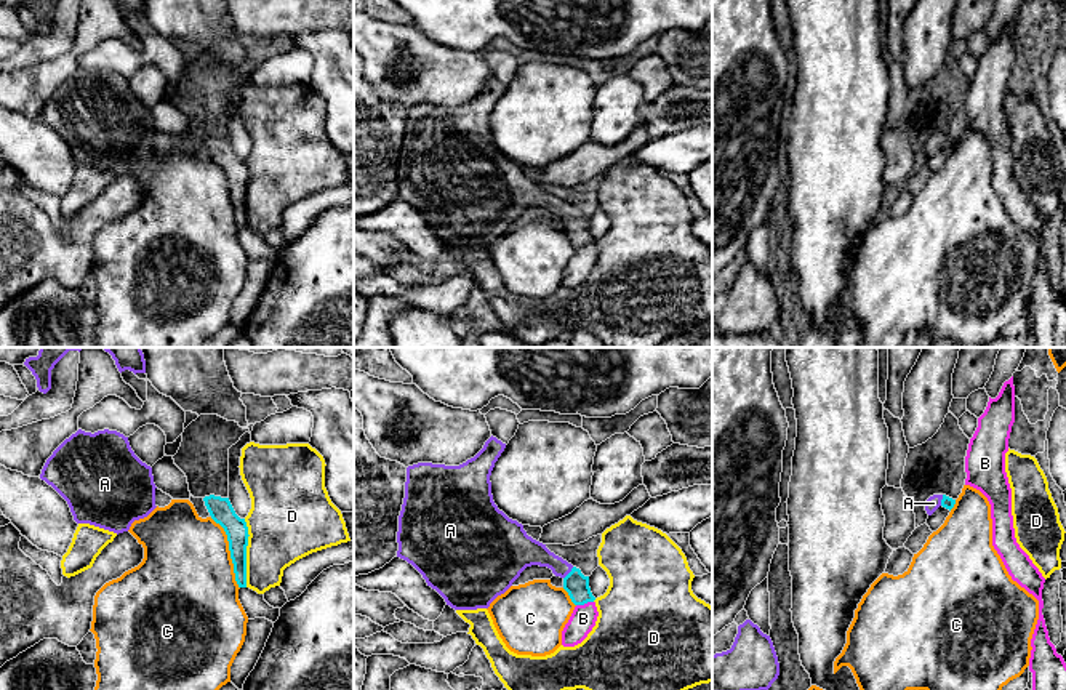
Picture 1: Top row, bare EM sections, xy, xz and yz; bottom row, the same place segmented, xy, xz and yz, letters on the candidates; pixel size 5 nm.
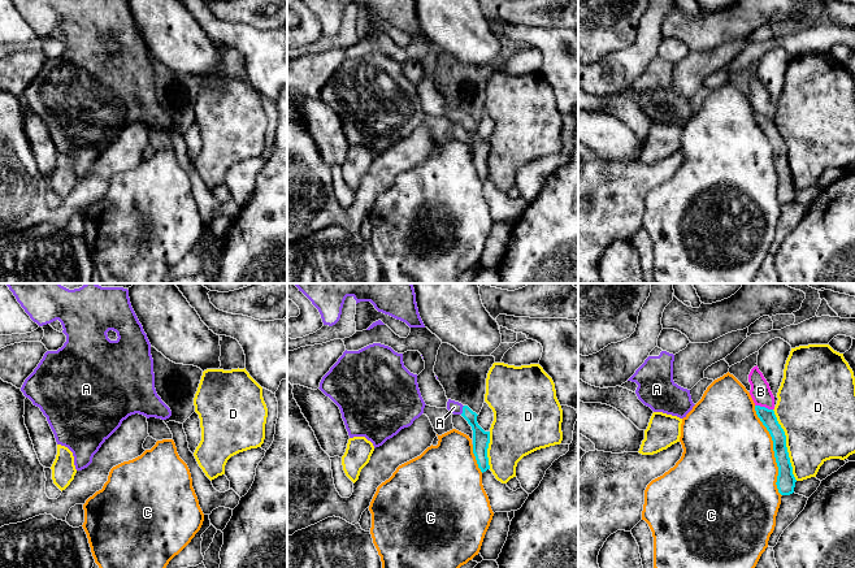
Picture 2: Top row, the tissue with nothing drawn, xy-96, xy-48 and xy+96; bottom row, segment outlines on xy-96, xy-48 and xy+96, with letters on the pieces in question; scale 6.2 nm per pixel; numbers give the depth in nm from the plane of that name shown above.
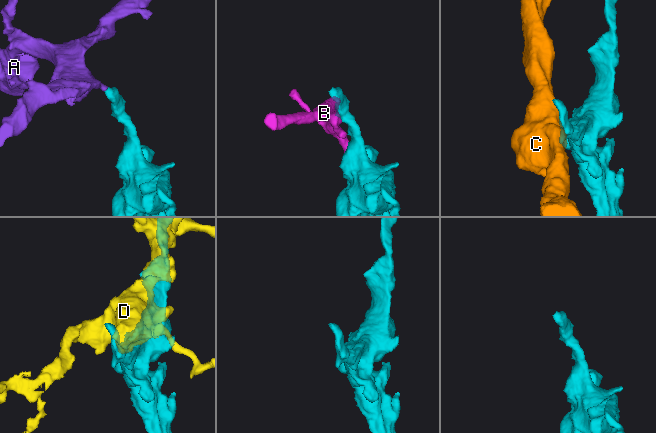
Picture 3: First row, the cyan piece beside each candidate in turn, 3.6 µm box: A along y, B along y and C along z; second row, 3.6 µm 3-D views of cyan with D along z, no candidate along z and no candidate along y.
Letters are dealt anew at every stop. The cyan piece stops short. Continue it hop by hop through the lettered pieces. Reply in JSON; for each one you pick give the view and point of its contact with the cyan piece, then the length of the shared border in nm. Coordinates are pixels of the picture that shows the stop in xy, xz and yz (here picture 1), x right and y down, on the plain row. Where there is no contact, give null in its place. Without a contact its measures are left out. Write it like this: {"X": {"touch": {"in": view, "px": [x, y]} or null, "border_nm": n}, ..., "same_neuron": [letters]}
{"A": {"touch": {"in": "xz", "px": [569, 215]}, "border_nm": 80}, "same_neuron": ["A"]}

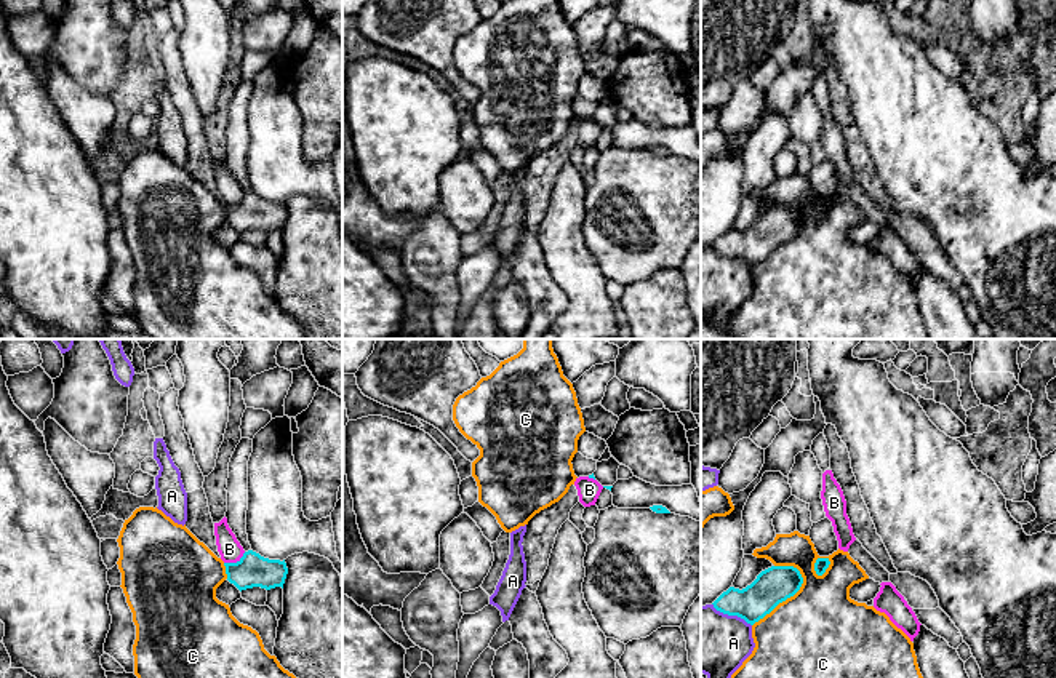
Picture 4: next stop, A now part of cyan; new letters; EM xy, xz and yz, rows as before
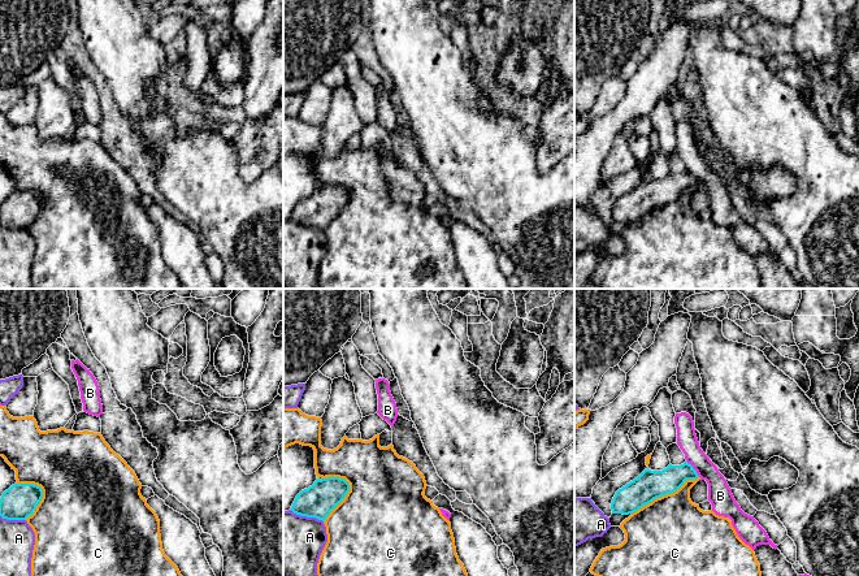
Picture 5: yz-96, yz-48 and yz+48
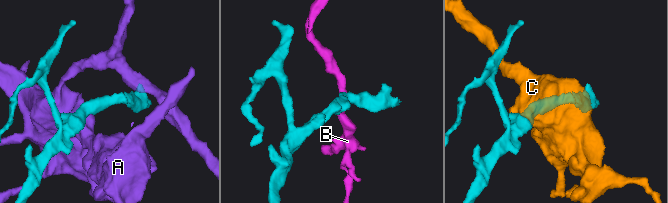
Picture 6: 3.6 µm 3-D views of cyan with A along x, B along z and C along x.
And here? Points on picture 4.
{"same_neuron": []}

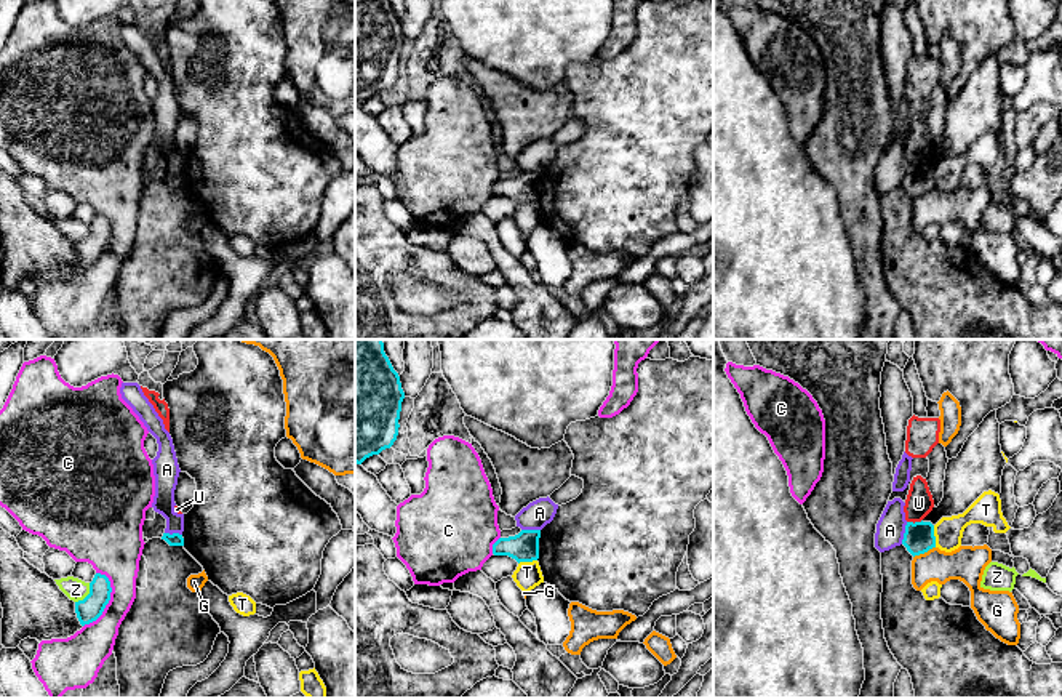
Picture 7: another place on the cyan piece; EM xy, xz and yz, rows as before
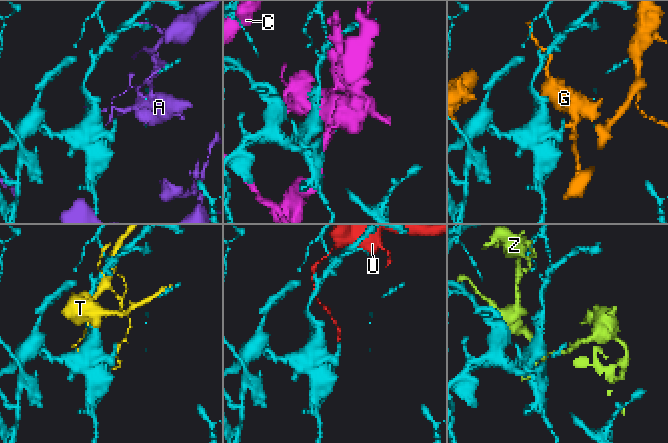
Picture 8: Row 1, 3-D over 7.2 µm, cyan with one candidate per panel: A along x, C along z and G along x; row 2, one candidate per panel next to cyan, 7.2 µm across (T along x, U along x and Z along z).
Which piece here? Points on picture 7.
{"same_neuron": []}

